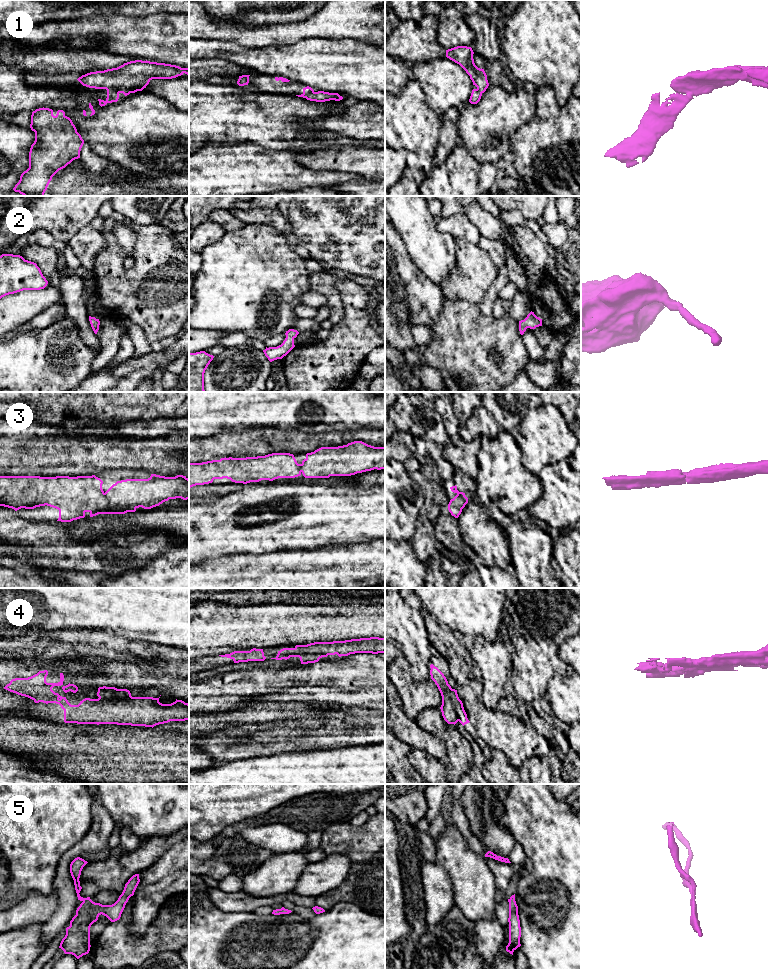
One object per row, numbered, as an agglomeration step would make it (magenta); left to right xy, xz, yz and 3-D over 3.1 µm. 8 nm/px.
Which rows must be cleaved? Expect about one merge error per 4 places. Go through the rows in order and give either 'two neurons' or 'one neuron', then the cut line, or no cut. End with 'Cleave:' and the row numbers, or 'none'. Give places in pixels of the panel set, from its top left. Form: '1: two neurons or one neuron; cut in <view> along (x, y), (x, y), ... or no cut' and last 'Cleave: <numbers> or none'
1: one neuron; no cut
2: one neuron; no cut
3: one neuron; no cut
4: one neuron; no cut
5: one neuron; no cut
Cleave: none

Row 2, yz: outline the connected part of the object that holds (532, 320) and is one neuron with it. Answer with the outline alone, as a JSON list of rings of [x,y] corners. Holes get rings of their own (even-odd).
[[[530,312],[524,320],[519,321],[519,331],[523,335],[527,328],[535,329],[542,326],[542,319],[537,317],[534,312]]]

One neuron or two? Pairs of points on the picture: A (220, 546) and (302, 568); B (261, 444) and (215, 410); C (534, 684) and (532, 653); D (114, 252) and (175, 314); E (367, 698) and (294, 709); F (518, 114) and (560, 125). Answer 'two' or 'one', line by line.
A: two
B: two
C: one
D: one
E: two
F: two

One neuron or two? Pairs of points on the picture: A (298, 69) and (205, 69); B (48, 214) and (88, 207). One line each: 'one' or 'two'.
A: two
B: one

